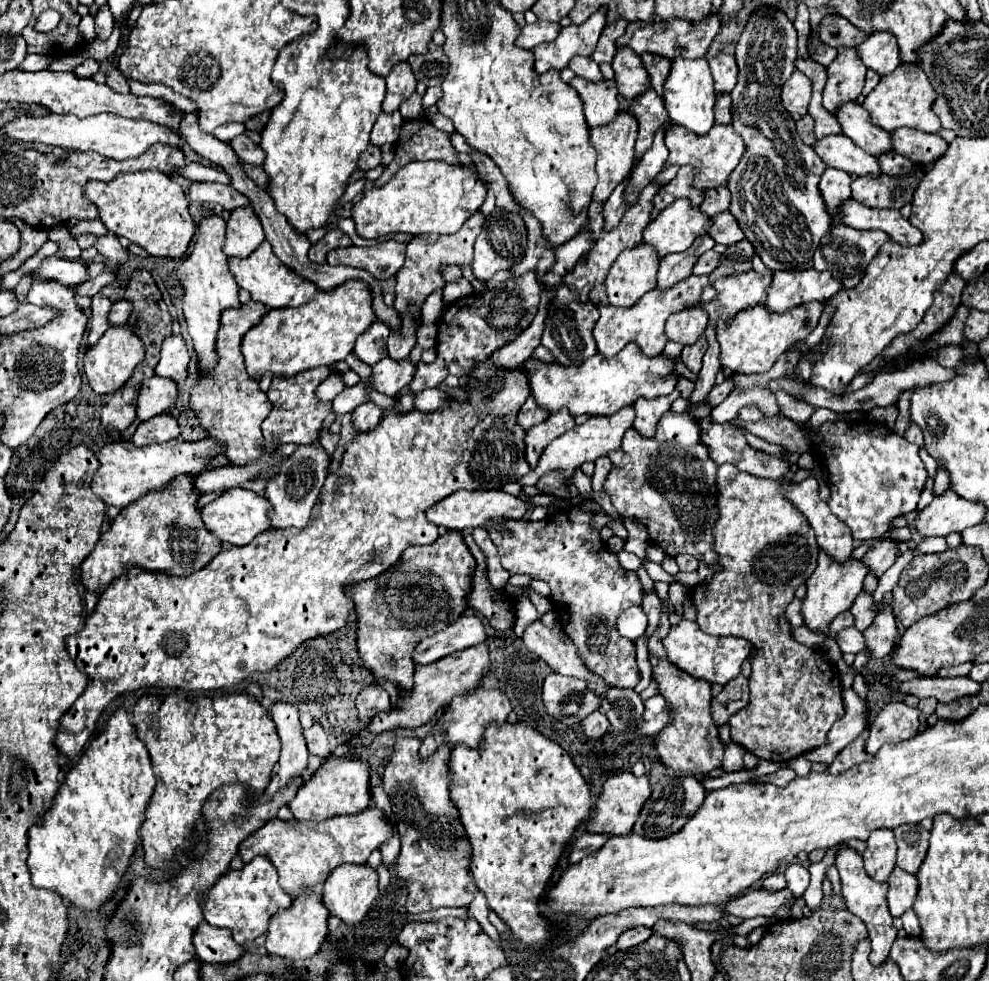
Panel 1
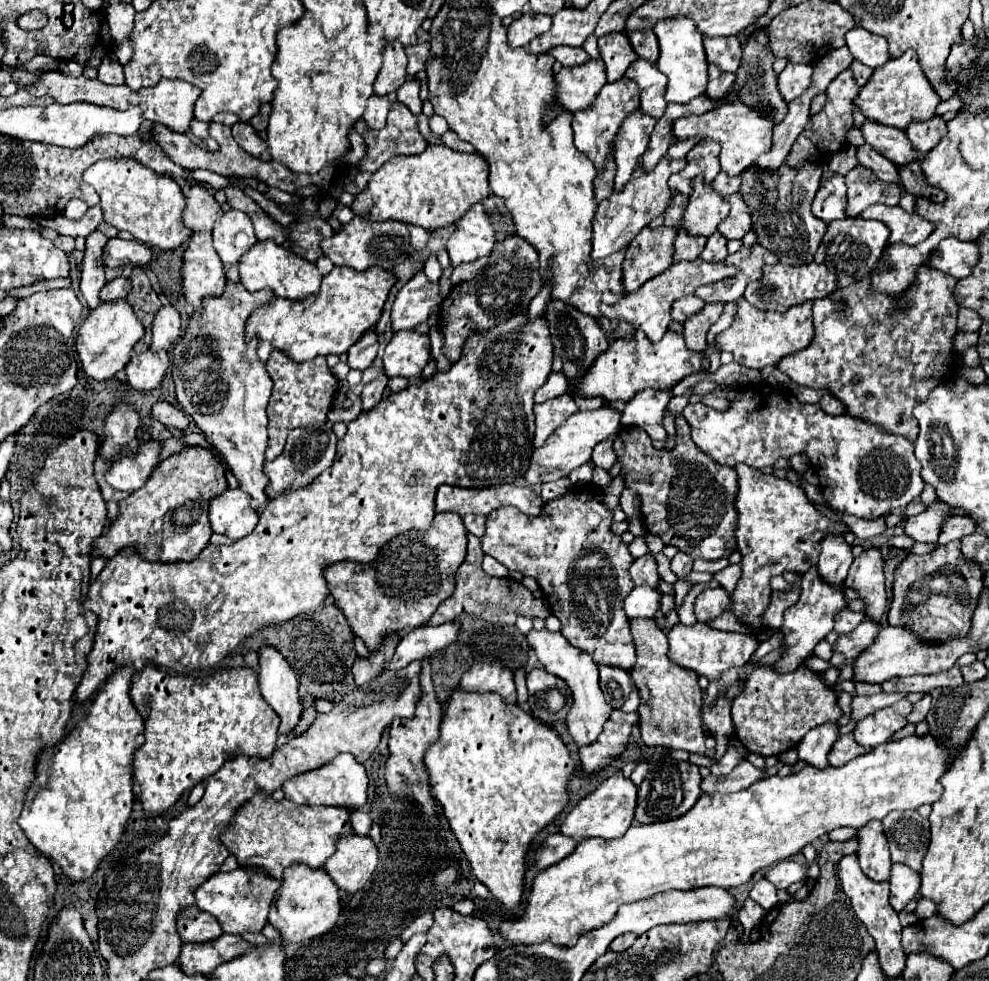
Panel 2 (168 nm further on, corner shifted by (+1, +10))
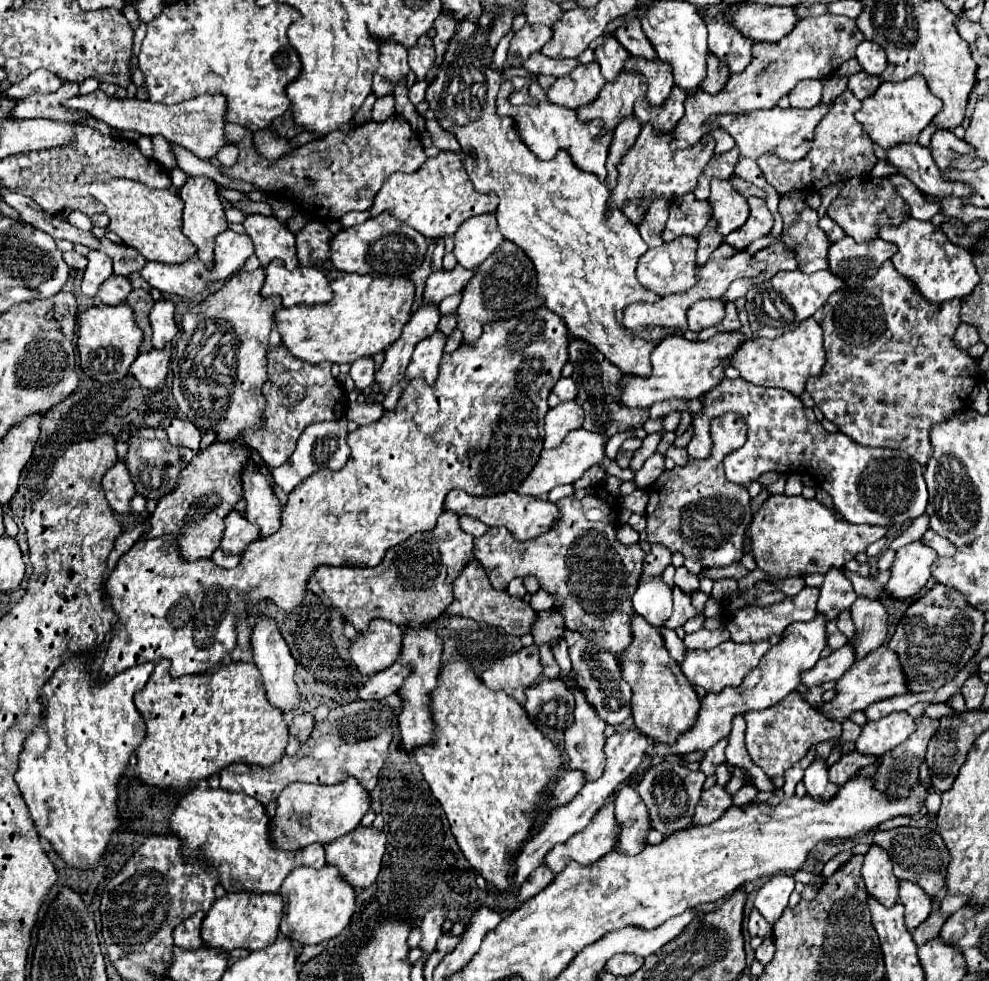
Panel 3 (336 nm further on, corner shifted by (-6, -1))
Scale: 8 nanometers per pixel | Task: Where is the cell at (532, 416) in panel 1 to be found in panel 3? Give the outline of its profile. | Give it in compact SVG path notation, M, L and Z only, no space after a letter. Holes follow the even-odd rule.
M561 377L557 381L557 385L553 387L553 391L549 393L549 407L555 407L555 405L559 405L563 401L573 401L575 395L577 395L577 389L575 389L573 381Z

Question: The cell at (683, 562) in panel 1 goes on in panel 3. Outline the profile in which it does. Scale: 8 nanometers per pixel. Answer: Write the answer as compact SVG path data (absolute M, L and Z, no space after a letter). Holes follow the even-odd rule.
M679 567L677 573L675 573L675 585L677 585L683 593L691 595L691 593L695 593L695 591L699 589L699 577L693 575L693 573L689 573L685 567Z

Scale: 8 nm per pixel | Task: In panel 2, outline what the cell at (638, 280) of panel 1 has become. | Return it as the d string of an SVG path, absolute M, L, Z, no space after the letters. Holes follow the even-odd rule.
M644 228L638 236L632 238L632 242L626 250L626 260L624 260L624 288L628 292L638 290L644 282L650 278L662 274L664 270L670 268L672 256L674 256L674 238L676 230L674 228Z

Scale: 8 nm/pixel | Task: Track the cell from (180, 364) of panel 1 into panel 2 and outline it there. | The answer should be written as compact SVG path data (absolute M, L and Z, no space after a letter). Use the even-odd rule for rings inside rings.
M166 304L158 310L152 322L152 344L154 352L170 350L170 346L180 338L180 316L172 304Z

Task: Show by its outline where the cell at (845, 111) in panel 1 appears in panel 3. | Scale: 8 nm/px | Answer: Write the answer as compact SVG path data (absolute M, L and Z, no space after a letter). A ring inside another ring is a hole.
M919 143L893 145L887 151L887 161L911 183L915 183L917 189L921 189L927 195L933 195L933 197L947 197L947 195L967 197L969 195L965 185L943 181L941 169L937 169L929 149Z

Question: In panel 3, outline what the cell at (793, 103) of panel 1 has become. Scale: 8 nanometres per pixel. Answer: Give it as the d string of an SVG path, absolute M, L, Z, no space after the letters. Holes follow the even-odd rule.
M801 81L789 93L791 107L811 109L821 101L821 81Z

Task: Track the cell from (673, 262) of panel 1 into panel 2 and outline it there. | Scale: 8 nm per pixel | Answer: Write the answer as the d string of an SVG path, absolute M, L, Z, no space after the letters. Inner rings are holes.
M678 230L674 262L696 260L700 256L700 252L704 250L704 246L706 246L706 238L690 238L690 234L686 234L686 230Z

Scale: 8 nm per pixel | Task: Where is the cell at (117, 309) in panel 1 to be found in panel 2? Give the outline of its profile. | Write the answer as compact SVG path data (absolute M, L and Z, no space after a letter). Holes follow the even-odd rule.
M116 276L116 278L108 280L106 286L100 290L100 300L102 302L120 300L120 298L126 298L128 292L130 292L130 280L124 276Z

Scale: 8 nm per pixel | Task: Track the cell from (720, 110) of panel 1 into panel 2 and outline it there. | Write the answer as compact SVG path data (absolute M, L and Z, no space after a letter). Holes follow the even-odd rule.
M708 66L708 86L706 86L708 98L712 100L724 98L732 88L732 84L734 84L732 72L724 72L724 70L718 70L716 66Z

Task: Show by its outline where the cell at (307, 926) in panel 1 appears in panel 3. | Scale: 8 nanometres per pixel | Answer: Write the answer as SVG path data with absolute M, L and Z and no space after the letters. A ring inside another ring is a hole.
M325 865L323 869L311 867L293 869L283 881L279 893L285 899L281 933L303 945L315 945L337 937L351 923L351 917L355 913L353 887L345 883L337 873L337 869L333 869L331 865Z

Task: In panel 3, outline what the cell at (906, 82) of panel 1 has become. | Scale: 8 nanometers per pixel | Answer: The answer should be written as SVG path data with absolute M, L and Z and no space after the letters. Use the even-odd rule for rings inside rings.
M913 75L899 83L883 81L879 89L871 97L863 99L861 103L863 107L861 111L855 113L855 119L863 125L869 137L883 149L889 149L897 143L917 143L919 133L943 109L943 103L937 97L933 97L933 93L929 93L929 87L923 75Z

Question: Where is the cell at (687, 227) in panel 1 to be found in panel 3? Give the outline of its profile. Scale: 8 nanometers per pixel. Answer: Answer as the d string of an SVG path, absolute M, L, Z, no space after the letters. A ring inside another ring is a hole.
M721 179L711 181L709 205L711 205L711 217L717 221L717 233L723 237L739 229L749 217L749 207L745 205L745 197L741 197L729 185L729 181Z

